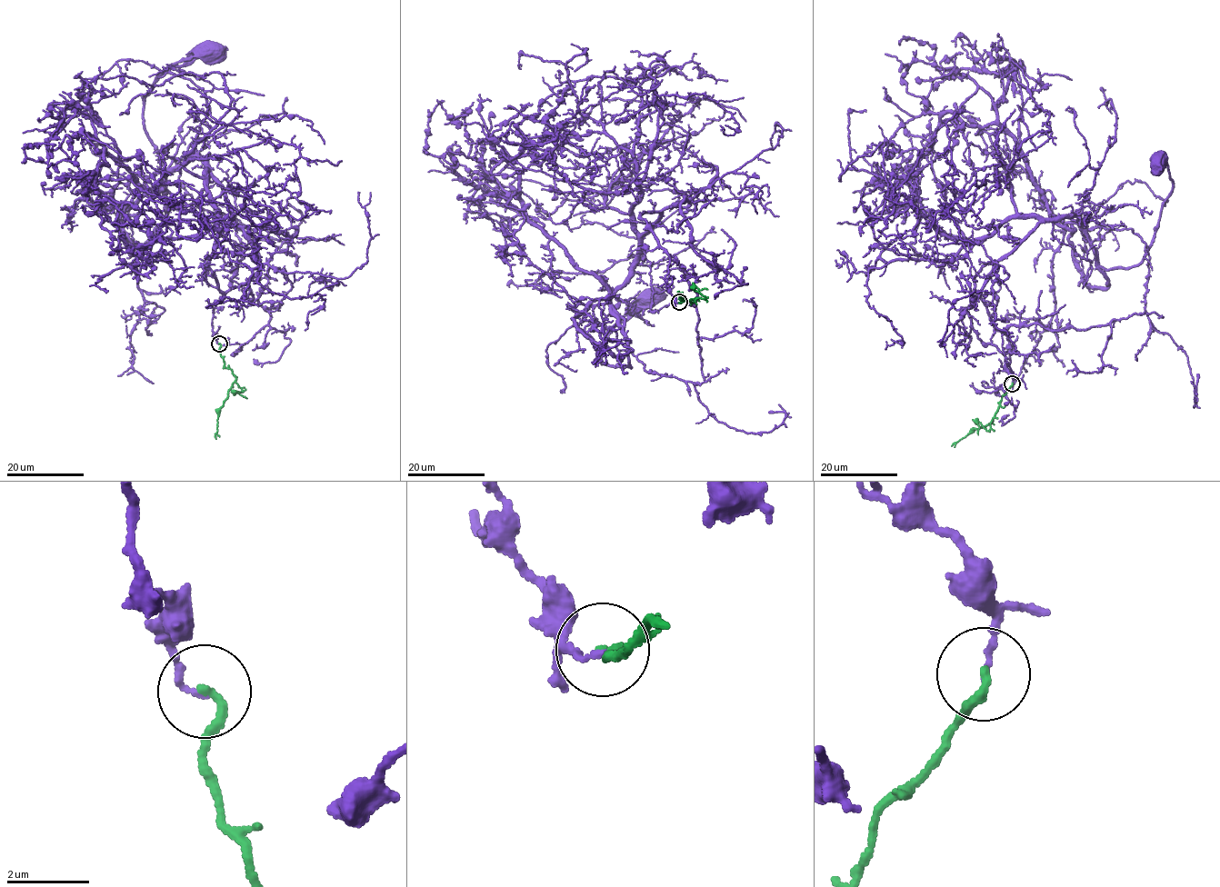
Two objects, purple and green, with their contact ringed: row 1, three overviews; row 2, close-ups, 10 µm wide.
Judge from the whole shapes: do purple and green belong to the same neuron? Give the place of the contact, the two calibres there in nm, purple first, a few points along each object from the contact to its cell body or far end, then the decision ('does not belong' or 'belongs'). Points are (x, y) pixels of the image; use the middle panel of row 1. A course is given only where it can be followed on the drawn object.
place (679, 302); calibres 160 and 220 nm; course purple (678, 302), (643, 211), (659, 213), (657, 222), (611, 300), (630, 367), (602, 363), (604, 339), (650, 295); course green (679, 302), (697, 298), (694, 303), (683, 297), (679, 291); does not belong

